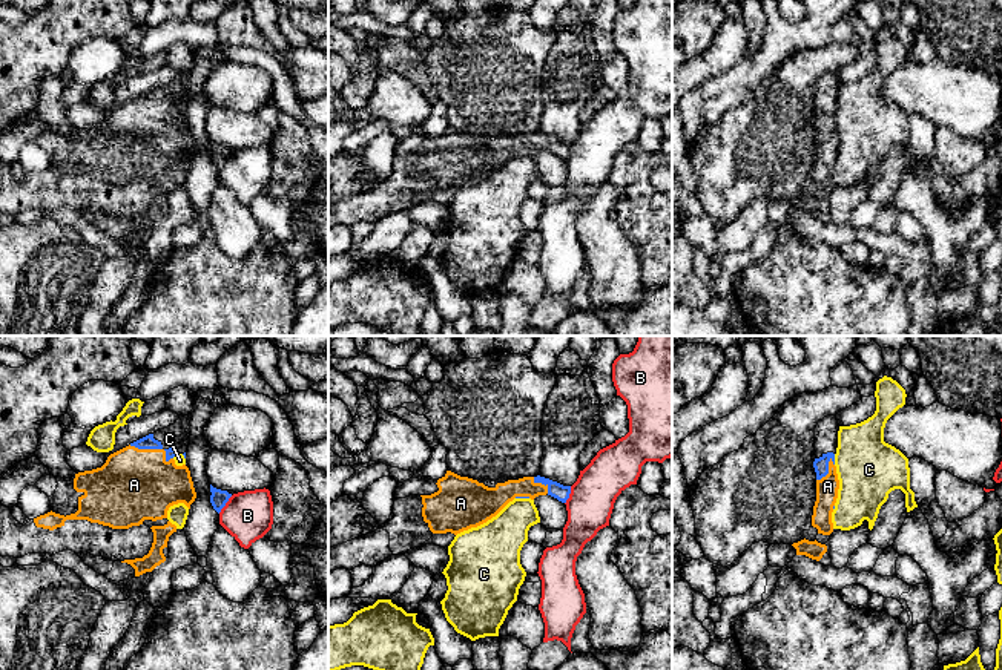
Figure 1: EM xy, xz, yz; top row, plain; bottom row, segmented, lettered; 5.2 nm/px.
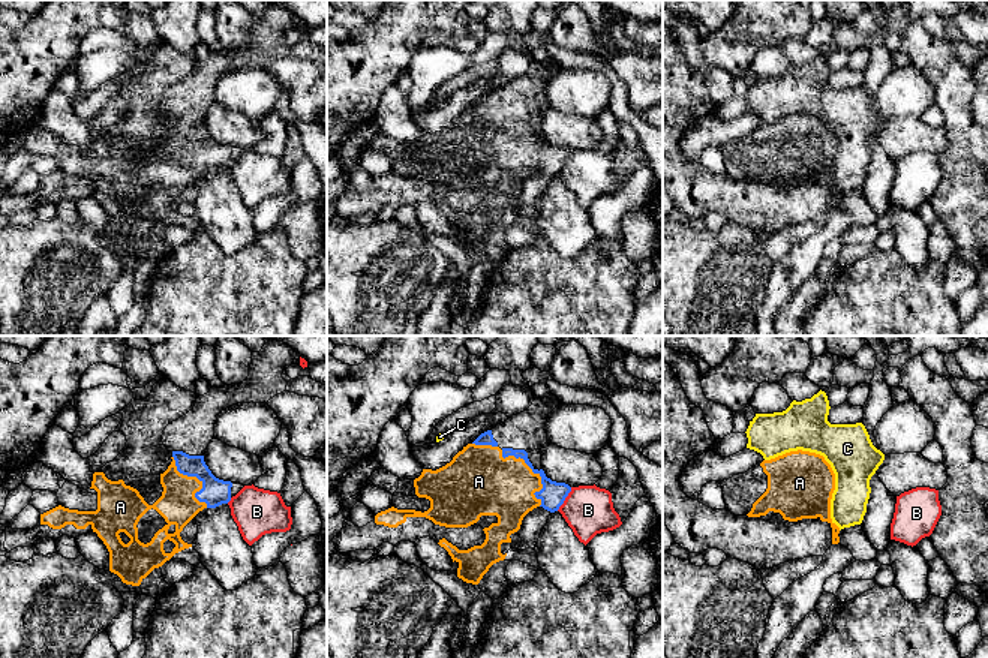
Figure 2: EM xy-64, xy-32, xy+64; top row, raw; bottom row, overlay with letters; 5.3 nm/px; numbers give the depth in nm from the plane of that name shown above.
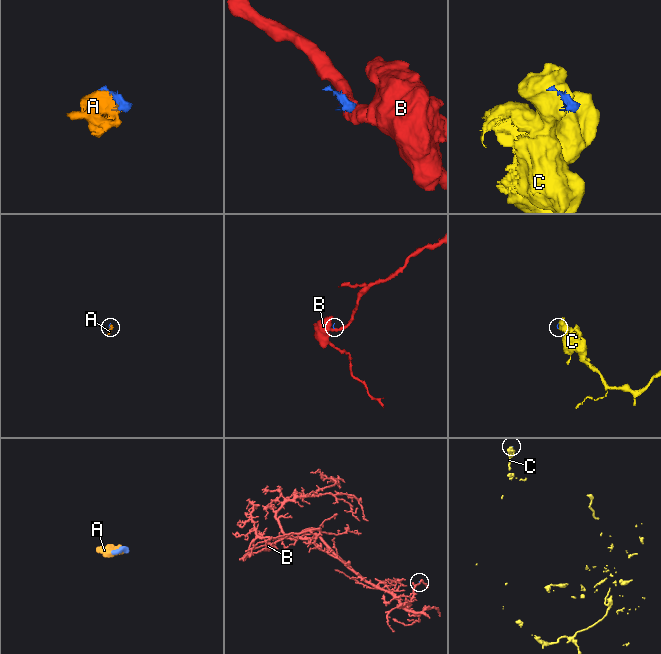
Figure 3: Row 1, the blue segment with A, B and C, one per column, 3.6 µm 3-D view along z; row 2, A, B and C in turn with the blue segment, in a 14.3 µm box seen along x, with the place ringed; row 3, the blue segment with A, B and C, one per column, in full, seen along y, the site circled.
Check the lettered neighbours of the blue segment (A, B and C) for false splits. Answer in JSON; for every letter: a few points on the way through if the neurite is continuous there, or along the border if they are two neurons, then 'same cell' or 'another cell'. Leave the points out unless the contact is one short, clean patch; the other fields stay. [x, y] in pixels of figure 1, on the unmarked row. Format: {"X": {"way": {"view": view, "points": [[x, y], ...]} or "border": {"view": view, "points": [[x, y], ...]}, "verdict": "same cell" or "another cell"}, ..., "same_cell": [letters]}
{"A": {"verdict": "same cell"}, "B": {"border": {"view": "xy", "points": [[232, 152], [218, 169]]}, "verdict": "another cell"}, "C": {"verdict": "another cell"}, "same_cell": ["A"]}

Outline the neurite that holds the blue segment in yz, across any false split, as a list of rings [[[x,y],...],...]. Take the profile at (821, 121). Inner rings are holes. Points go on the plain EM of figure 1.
[[[827,72],[815,84],[816,158],[813,163],[812,182],[818,190],[833,189],[832,169],[838,155],[839,136],[835,123],[839,81],[836,72]]]

